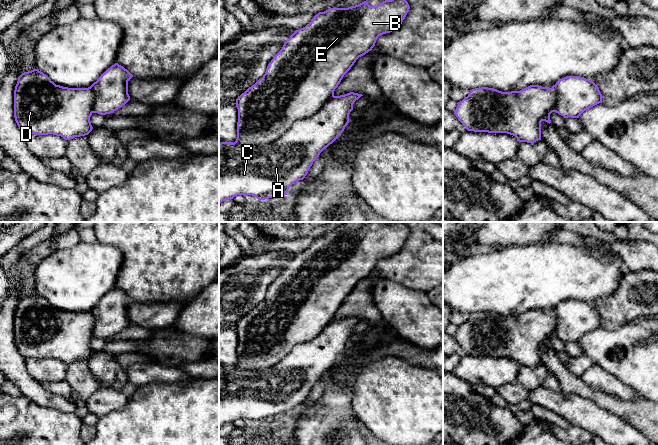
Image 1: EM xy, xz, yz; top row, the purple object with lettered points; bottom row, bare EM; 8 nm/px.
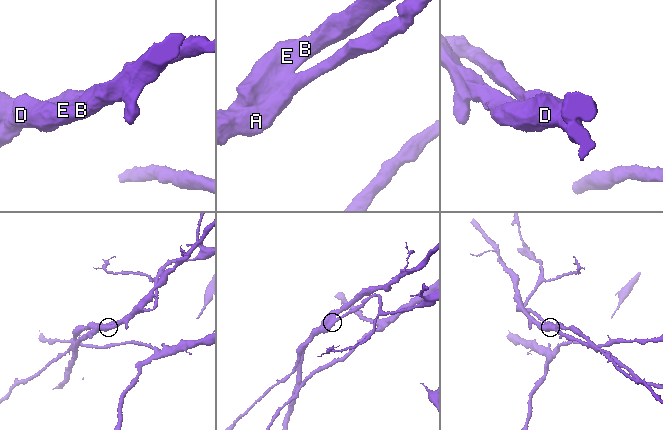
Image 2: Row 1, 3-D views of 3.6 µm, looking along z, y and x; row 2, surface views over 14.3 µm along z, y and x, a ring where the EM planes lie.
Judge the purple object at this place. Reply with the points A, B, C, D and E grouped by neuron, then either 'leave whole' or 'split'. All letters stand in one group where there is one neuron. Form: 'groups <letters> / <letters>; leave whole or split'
groups A C / B D E; split

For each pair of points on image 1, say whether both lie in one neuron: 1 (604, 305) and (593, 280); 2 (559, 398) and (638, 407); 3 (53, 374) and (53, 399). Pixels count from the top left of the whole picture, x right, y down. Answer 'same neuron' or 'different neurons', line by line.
1: different neurons
2: different neurons
3: different neurons

